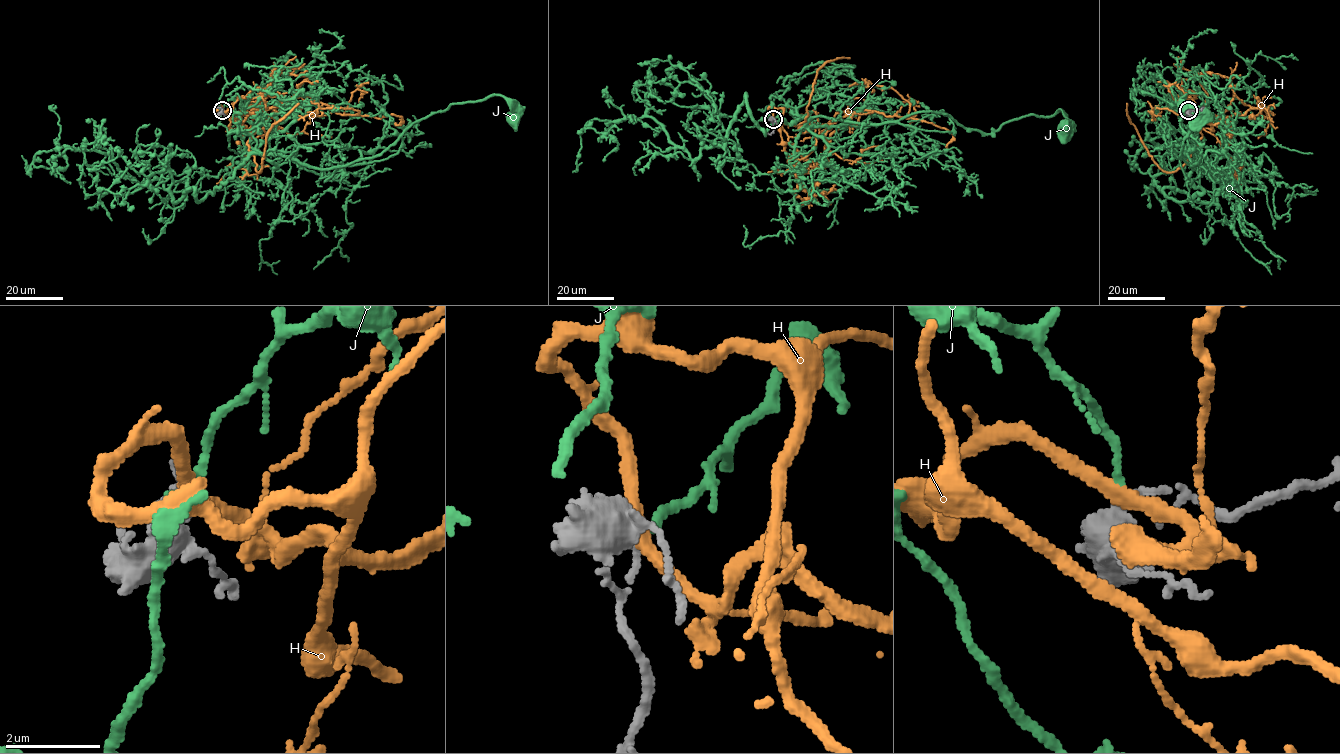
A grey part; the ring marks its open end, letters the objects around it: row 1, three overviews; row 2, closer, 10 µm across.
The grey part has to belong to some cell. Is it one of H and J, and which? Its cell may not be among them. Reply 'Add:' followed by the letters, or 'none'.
Add: J

